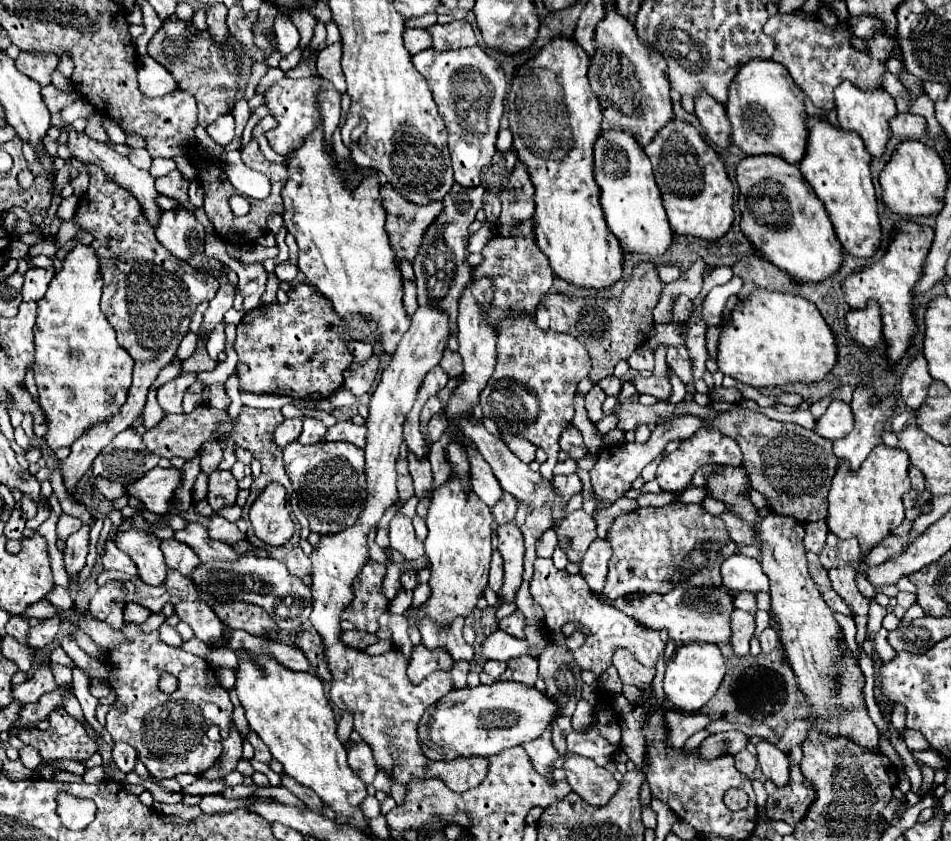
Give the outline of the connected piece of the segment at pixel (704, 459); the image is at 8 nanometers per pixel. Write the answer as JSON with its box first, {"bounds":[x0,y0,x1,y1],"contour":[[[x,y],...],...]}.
{"bounds":[657,429,741,491],"contour":[[[699,429],[697,433],[693,433],[693,437],[681,441],[679,449],[669,453],[657,467],[657,483],[661,485],[661,489],[665,491],[681,491],[685,489],[695,471],[703,465],[721,465],[721,463],[729,463],[729,465],[741,465],[741,451],[739,451],[739,445],[721,435],[719,431],[707,431],[707,429]]]}

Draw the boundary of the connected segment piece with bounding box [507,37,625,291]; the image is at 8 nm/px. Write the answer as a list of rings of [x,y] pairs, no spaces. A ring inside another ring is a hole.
[[[555,37],[533,59],[529,59],[513,77],[507,95],[509,129],[513,133],[513,149],[527,165],[535,185],[535,239],[539,249],[549,257],[551,269],[563,281],[583,289],[609,289],[623,275],[625,253],[617,237],[609,231],[601,211],[601,189],[593,177],[593,145],[601,135],[601,109],[587,81],[589,55],[573,41]]]

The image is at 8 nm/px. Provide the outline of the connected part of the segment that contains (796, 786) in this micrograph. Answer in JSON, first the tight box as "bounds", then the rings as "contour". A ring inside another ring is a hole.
{"bounds":[765,765,815,825],"contour":[[[791,765],[791,781],[783,787],[773,785],[771,781],[765,781],[767,789],[767,817],[773,821],[785,821],[789,825],[799,823],[805,817],[805,811],[809,803],[815,799],[815,791],[805,781],[805,777],[799,771],[799,765]]]}

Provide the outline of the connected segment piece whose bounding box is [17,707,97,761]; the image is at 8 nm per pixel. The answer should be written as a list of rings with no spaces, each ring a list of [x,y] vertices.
[[[63,707],[49,716],[49,731],[37,728],[21,729],[17,736],[39,749],[45,761],[49,759],[87,759],[97,751],[97,743],[87,735],[85,727],[69,715]]]

